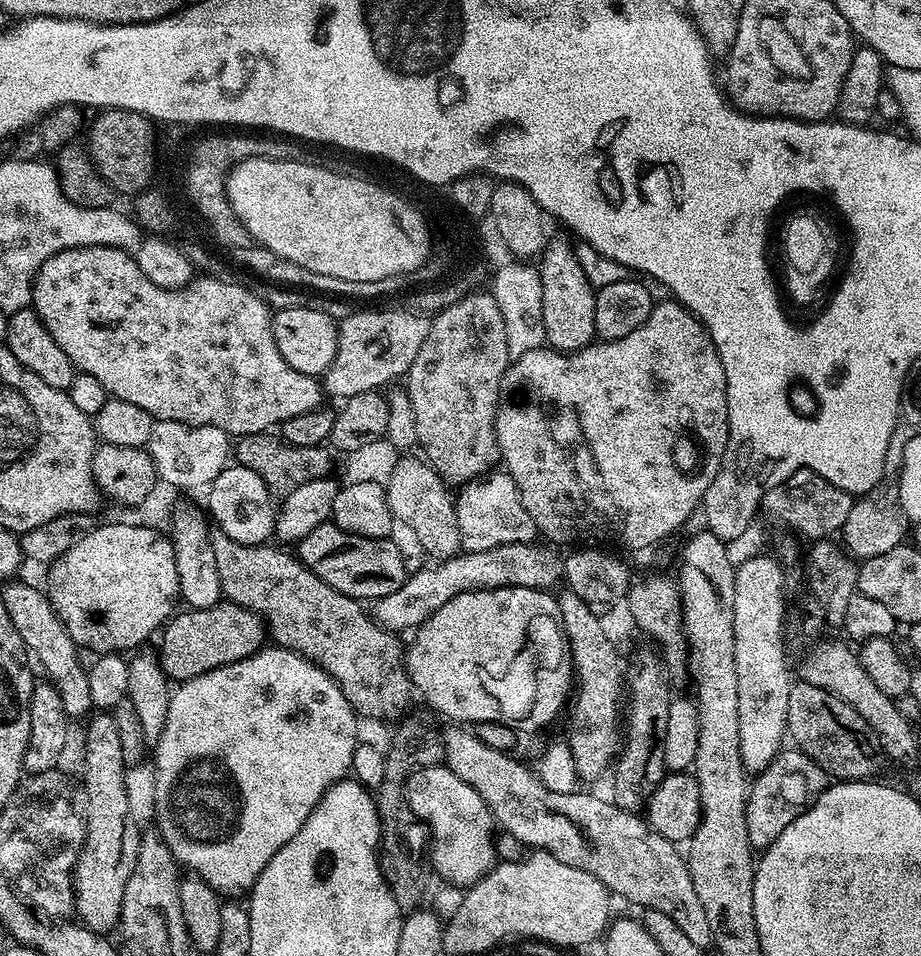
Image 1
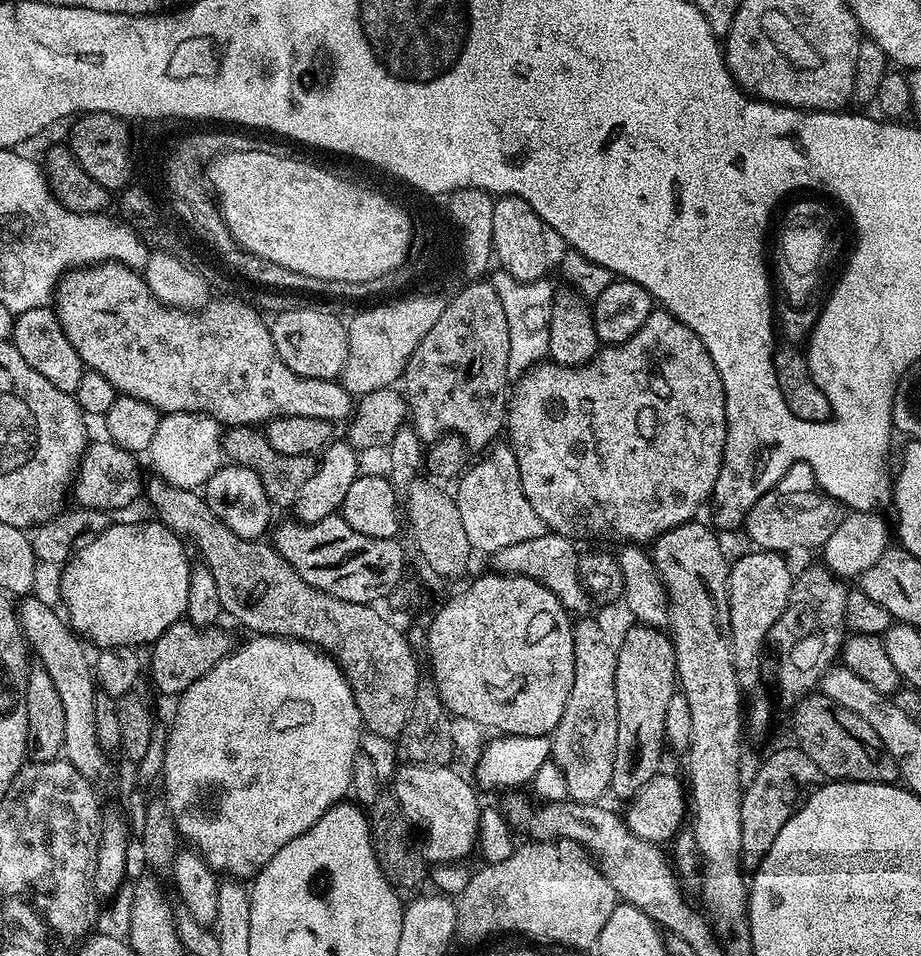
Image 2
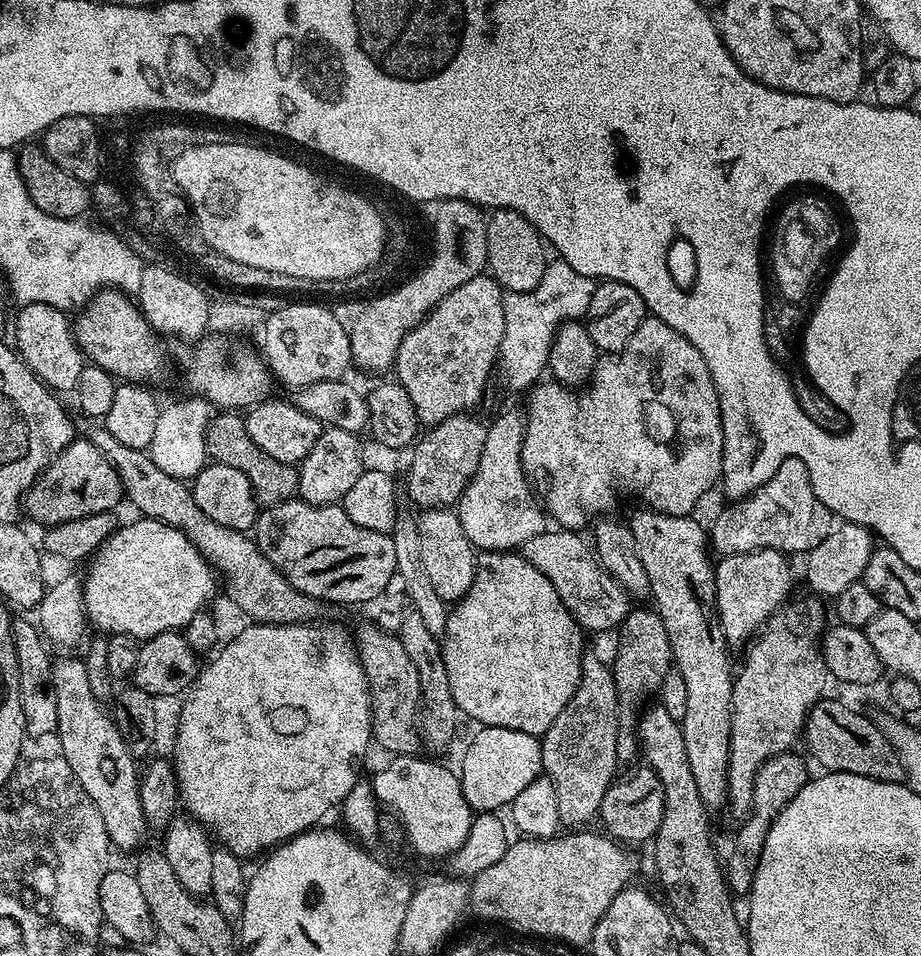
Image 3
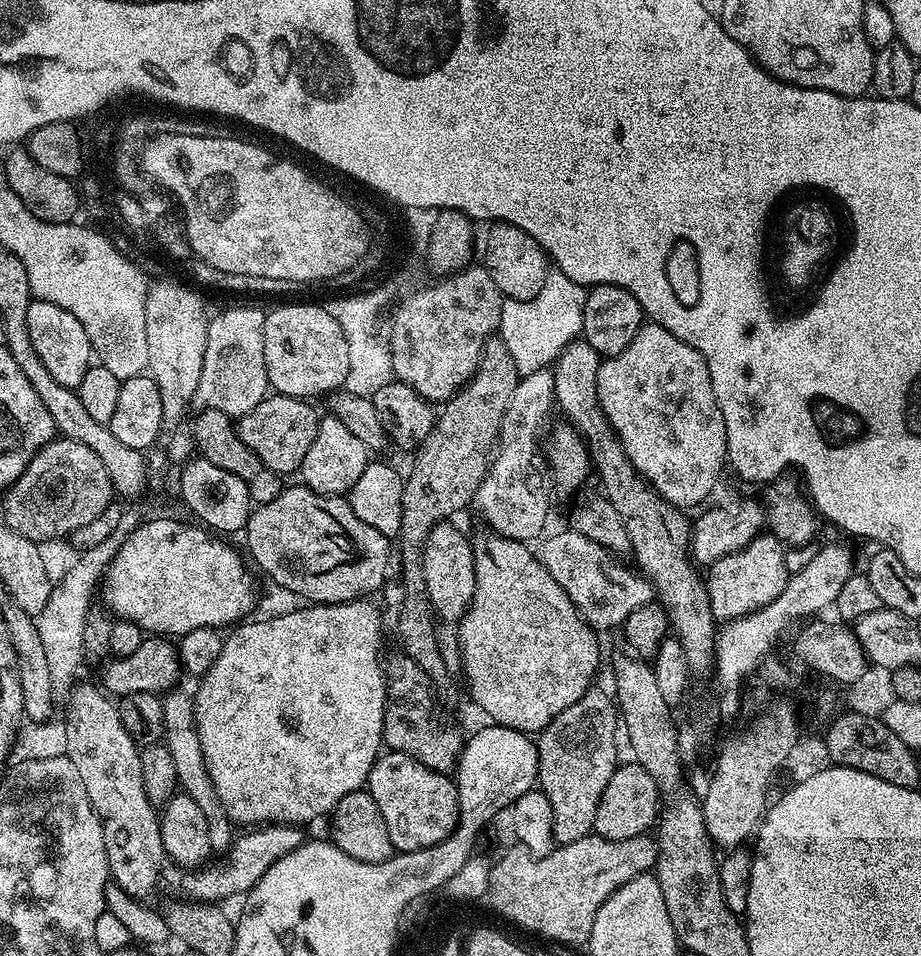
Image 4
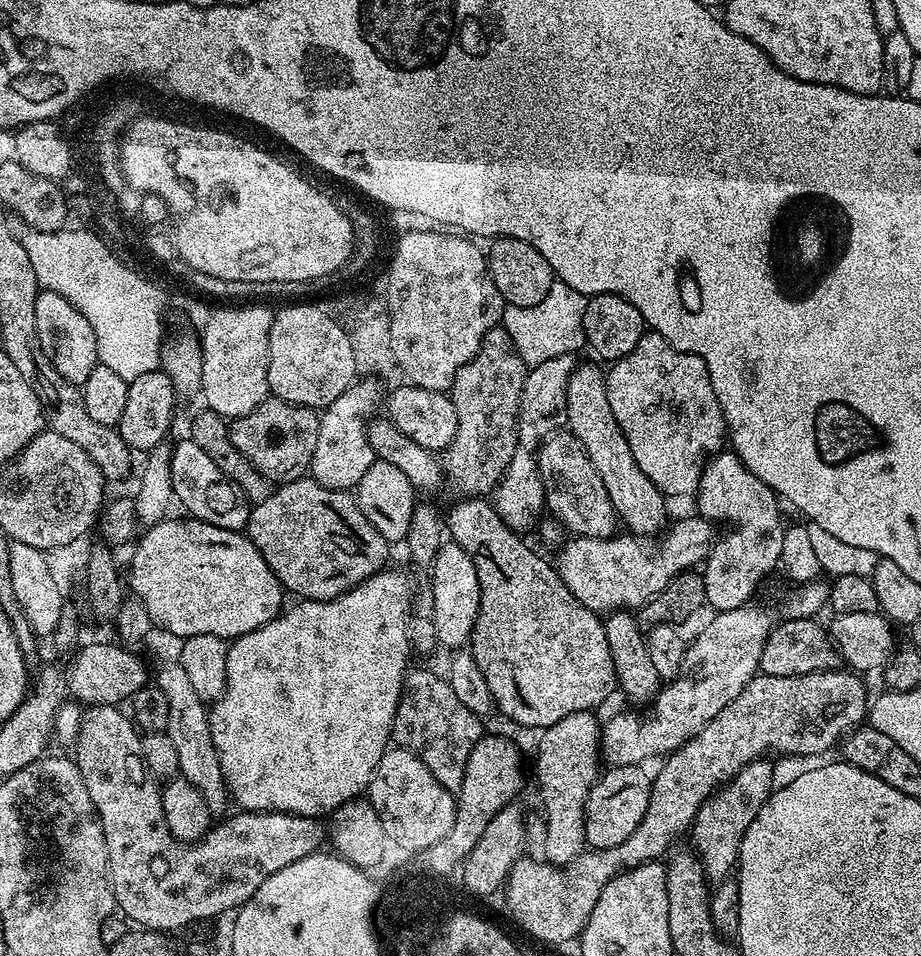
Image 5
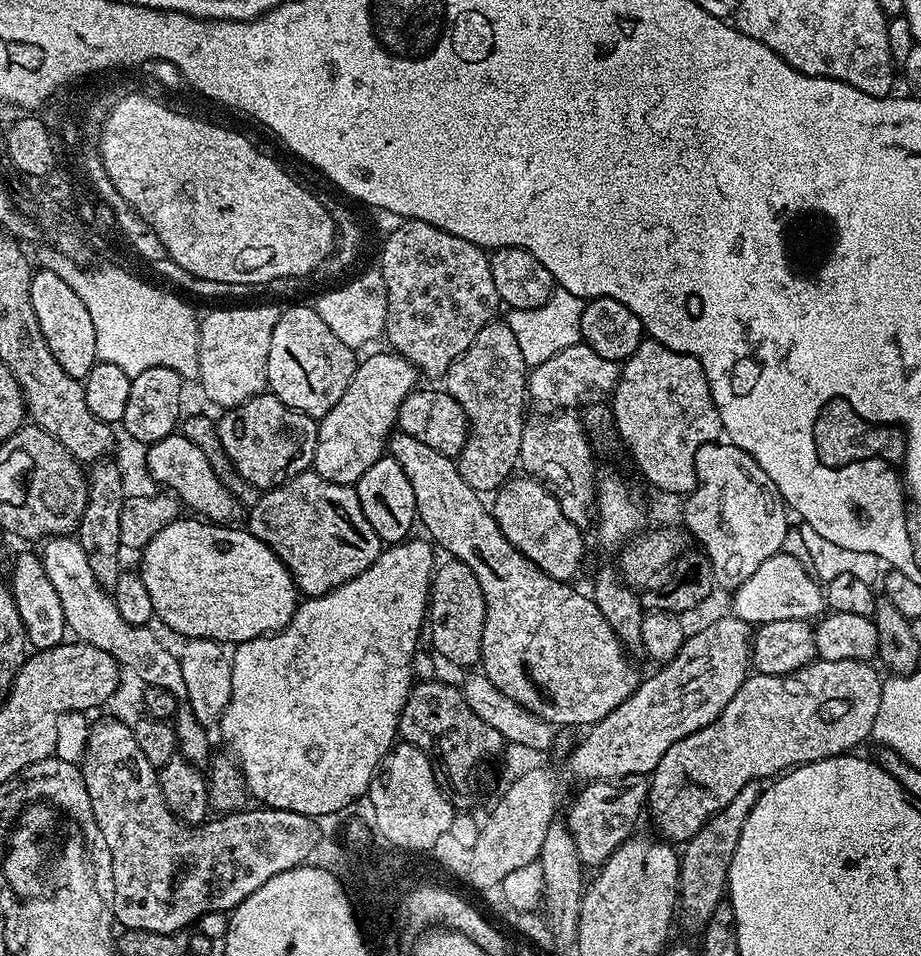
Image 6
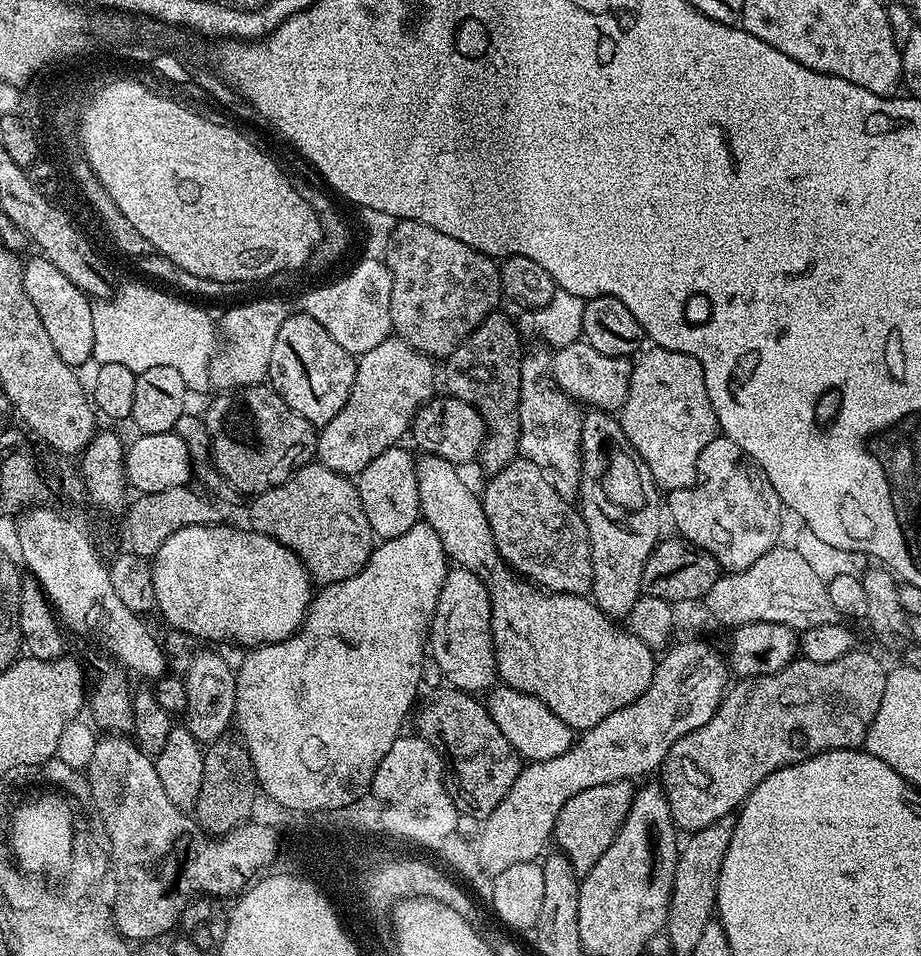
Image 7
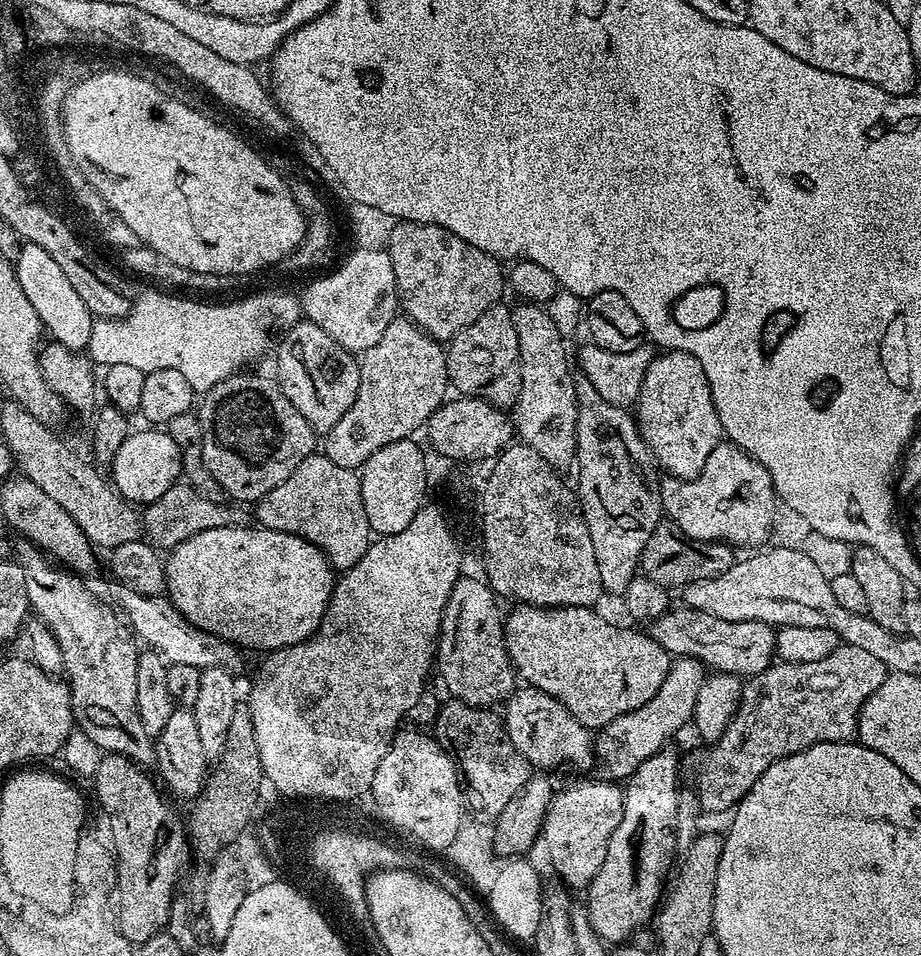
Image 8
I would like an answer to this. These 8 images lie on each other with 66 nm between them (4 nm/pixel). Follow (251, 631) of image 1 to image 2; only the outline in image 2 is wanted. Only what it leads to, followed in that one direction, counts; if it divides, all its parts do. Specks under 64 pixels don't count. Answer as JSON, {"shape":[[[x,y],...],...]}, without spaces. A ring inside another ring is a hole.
{"shape":[[[187,619],[180,620],[177,624],[171,624],[163,634],[158,637],[155,644],[151,645],[152,657],[147,657],[146,672],[152,675],[152,684],[160,692],[172,698],[179,697],[202,674],[214,670],[218,662],[227,656],[234,647],[234,641],[220,629],[220,626],[210,628],[197,628]]]}

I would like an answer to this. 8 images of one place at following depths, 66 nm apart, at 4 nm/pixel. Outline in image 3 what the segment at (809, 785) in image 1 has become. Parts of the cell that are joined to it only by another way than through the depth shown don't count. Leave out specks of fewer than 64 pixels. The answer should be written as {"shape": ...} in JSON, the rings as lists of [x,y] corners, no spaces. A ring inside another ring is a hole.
{"shape":[[[790,750],[768,759],[759,768],[754,780],[751,810],[734,836],[732,850],[724,858],[725,884],[733,895],[737,897],[740,895],[742,898],[752,891],[754,874],[758,870],[758,862],[761,860],[766,834],[769,832],[770,826],[781,813],[781,810],[793,800],[794,794],[800,792],[809,778],[810,773],[807,772],[801,758],[794,755],[794,752]]]}

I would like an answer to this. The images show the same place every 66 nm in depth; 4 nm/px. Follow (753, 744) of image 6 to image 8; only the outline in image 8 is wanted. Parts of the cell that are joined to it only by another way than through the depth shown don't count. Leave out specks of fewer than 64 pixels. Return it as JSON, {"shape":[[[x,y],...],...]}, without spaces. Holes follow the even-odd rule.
{"shape":[[[842,642],[836,647],[834,654],[826,654],[826,658],[821,658],[819,662],[773,662],[769,668],[762,670],[762,674],[747,677],[746,683],[741,687],[740,704],[732,715],[732,721],[718,739],[705,747],[708,749],[696,768],[696,780],[700,783],[699,807],[703,811],[705,808],[708,812],[727,813],[735,809],[740,799],[754,786],[754,782],[758,782],[758,778],[762,778],[762,774],[766,774],[766,770],[770,770],[774,762],[822,742],[855,741],[862,706],[866,698],[870,698],[870,694],[874,694],[874,690],[882,686],[888,673],[886,665],[874,658],[874,654],[862,650],[862,646],[850,646]]]}

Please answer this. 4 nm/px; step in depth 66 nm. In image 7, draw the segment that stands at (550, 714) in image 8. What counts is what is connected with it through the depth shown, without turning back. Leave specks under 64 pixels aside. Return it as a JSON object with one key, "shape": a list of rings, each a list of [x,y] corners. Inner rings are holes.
{"shape":[[[493,686],[486,693],[486,707],[498,730],[506,734],[506,742],[510,742],[516,755],[525,761],[558,758],[574,743],[574,729],[562,722],[562,718],[558,718],[558,714],[554,714],[546,702],[538,702],[538,698],[530,694],[507,686]]]}

